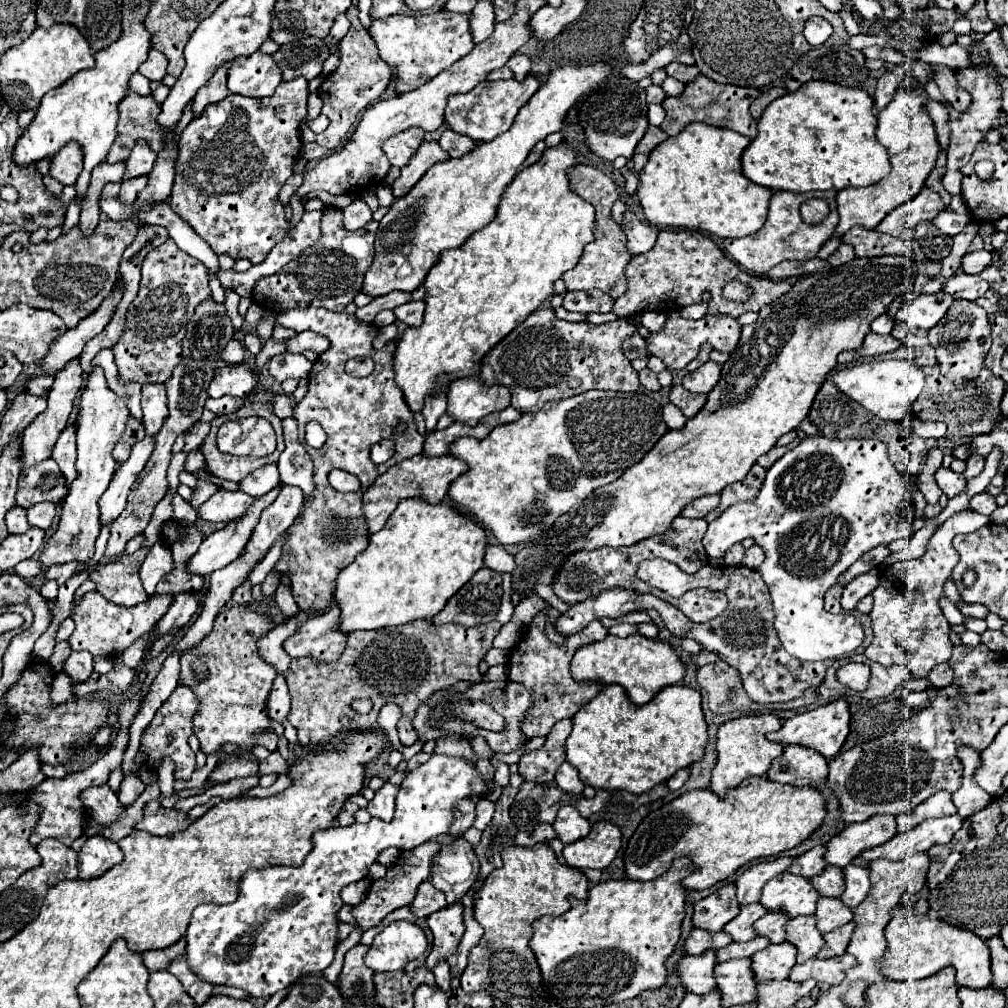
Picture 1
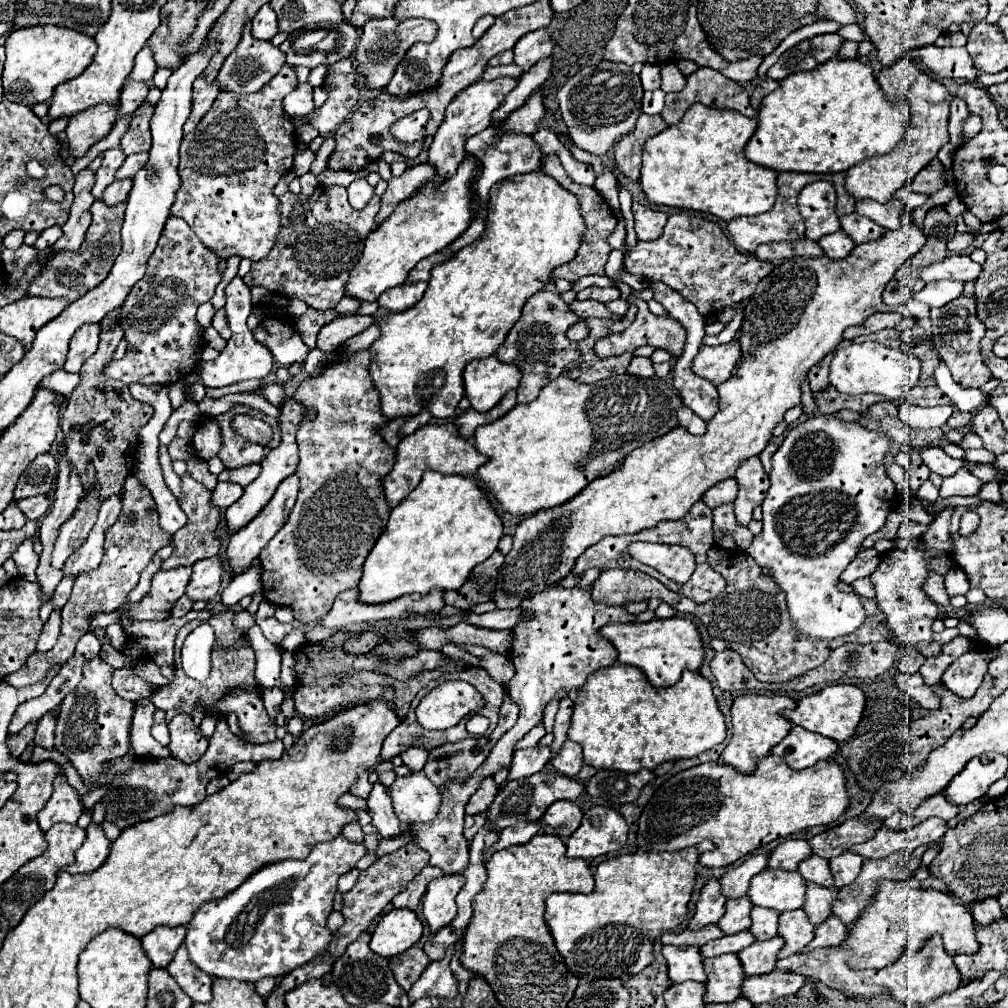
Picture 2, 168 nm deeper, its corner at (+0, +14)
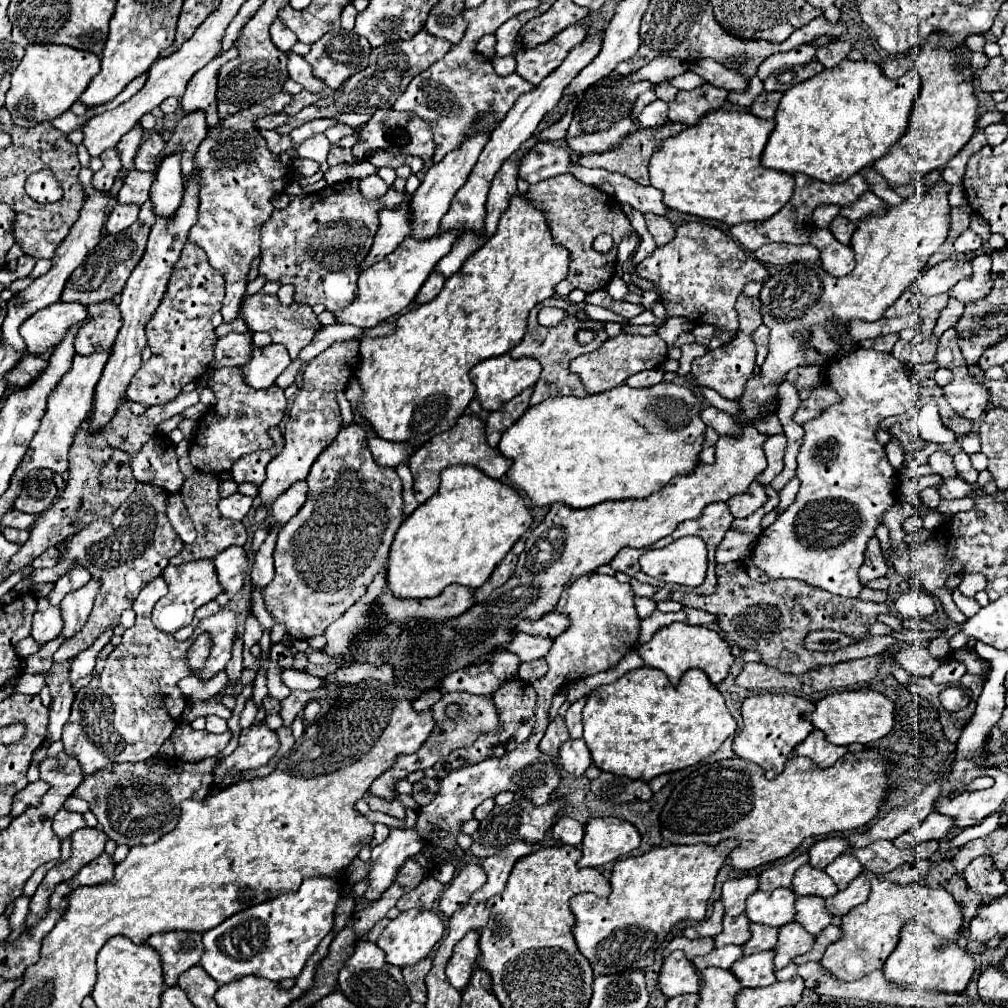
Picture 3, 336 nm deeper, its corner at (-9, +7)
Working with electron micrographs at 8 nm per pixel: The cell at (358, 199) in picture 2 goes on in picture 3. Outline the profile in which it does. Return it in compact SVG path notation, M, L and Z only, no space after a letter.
M374 173L374 175L368 175L368 177L364 177L364 179L360 181L360 189L362 189L362 195L364 195L366 199L378 199L380 195L386 193L388 185Z

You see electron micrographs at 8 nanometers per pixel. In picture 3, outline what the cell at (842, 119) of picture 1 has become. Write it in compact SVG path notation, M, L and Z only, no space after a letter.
M844 59L834 69L824 69L822 73L798 83L784 93L774 117L776 127L770 133L770 139L762 153L762 165L792 175L804 173L822 183L842 183L854 173L872 165L882 155L886 155L888 149L904 135L918 91L920 75L918 71L914 71L914 67L898 79L886 79L886 75L876 63Z

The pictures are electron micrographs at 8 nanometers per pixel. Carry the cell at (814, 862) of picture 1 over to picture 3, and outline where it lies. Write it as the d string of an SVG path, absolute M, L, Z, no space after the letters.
M800 855L792 861L786 861L786 863L778 863L778 865L772 865L768 869L764 869L760 873L760 885L758 889L760 891L774 891L778 887L790 887L792 885L792 877L794 877L794 871L802 865L808 863L808 855Z

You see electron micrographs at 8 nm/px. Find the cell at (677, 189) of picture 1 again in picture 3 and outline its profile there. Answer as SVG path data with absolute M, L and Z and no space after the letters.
M712 111L700 119L698 125L684 129L682 133L664 139L650 159L650 183L664 193L664 205L680 213L690 213L702 219L722 221L726 225L738 225L746 221L766 221L780 207L786 205L794 191L794 177L782 171L766 169L760 165L760 153L768 135L774 129L774 121L758 119L746 111Z

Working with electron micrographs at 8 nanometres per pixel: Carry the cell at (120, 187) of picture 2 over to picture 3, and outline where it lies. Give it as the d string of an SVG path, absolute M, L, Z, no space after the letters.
M116 205L106 219L106 225L104 225L106 233L114 235L114 233L120 233L126 227L130 227L134 223L134 219L138 219L138 211L140 211L138 205Z

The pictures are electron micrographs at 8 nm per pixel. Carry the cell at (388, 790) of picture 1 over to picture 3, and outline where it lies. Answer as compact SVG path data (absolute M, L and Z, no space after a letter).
M392 829L390 837L372 849L370 863L372 869L366 875L370 887L364 893L366 901L376 901L386 887L392 885L402 863L422 851L422 837L414 829Z

